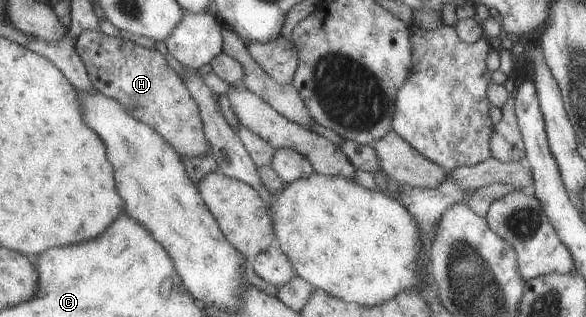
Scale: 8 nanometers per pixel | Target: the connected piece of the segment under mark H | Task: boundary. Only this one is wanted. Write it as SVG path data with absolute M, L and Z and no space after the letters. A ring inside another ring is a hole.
M100 29L82 31L74 43L95 89L120 101L132 117L154 127L181 156L198 157L210 153L212 144L206 137L200 107L180 74L168 65L160 51L142 47L120 36L107 35Z

